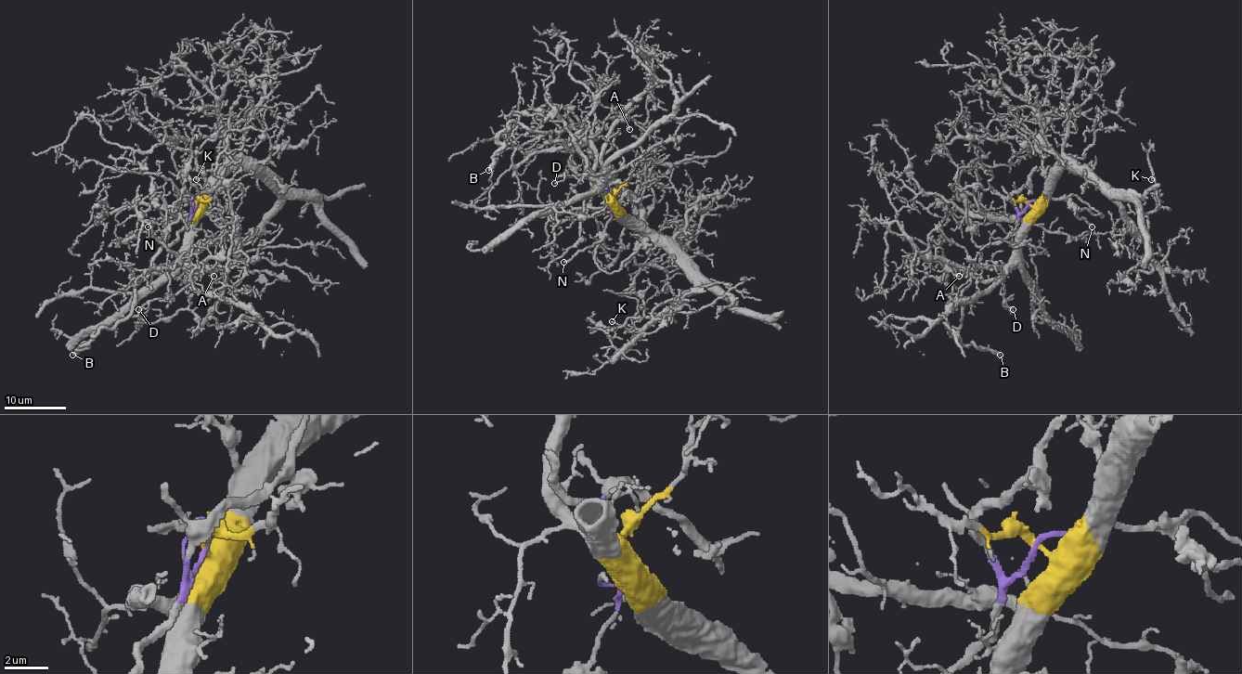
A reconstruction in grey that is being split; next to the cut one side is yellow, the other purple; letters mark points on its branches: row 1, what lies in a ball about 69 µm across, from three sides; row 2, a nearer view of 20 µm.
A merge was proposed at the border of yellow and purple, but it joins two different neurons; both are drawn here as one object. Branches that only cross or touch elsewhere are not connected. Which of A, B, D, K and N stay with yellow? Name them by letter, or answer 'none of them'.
A, D, K

